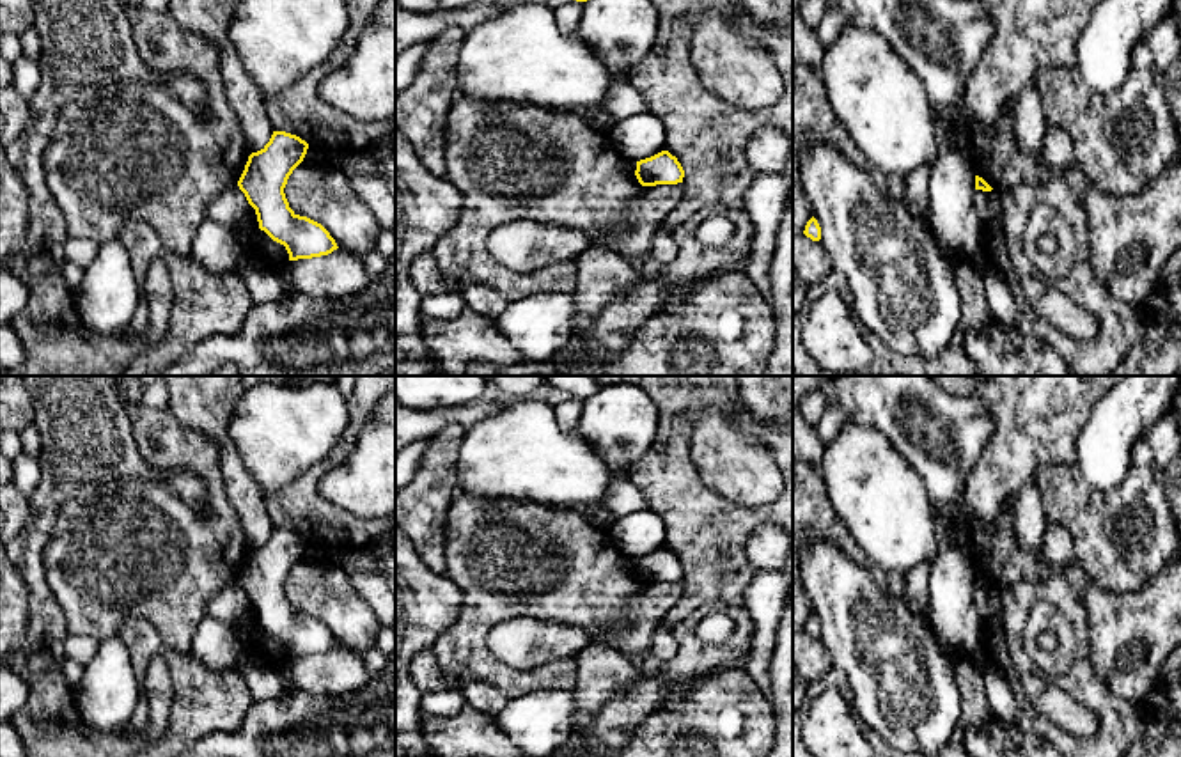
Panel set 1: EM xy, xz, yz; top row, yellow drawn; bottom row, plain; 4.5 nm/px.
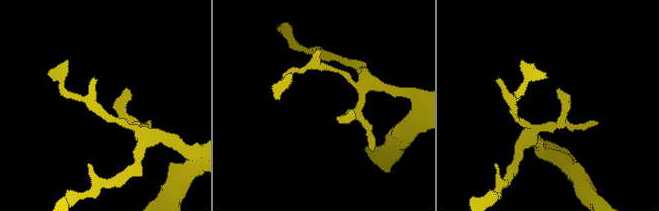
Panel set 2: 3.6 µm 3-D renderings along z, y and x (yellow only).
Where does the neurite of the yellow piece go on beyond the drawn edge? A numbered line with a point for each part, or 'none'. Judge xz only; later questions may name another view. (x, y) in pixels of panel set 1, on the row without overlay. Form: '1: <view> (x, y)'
none

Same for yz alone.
none

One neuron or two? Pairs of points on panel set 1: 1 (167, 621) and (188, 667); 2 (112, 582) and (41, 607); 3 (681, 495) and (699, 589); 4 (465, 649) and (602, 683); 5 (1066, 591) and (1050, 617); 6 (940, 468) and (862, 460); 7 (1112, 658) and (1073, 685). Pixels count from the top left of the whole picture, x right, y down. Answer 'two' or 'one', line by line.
1: two
2: two
3: one
4: two
5: two
6: two
7: two

